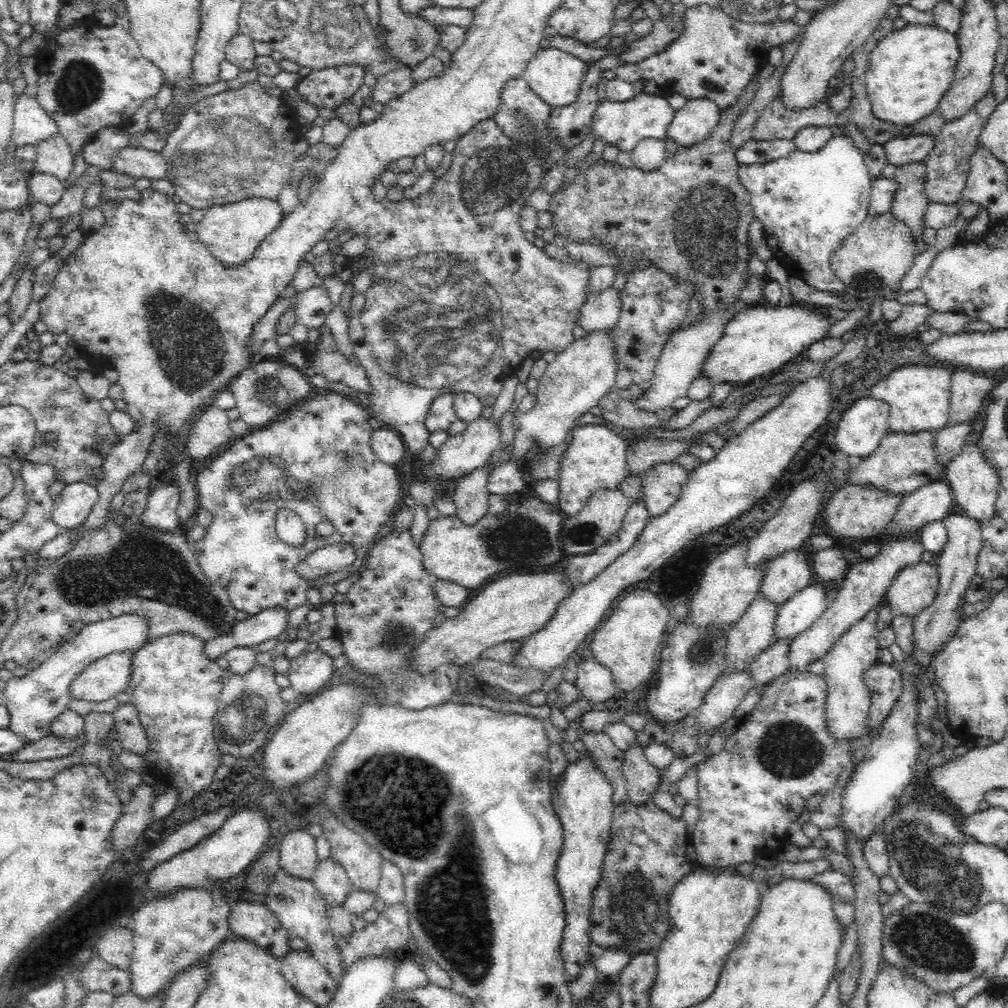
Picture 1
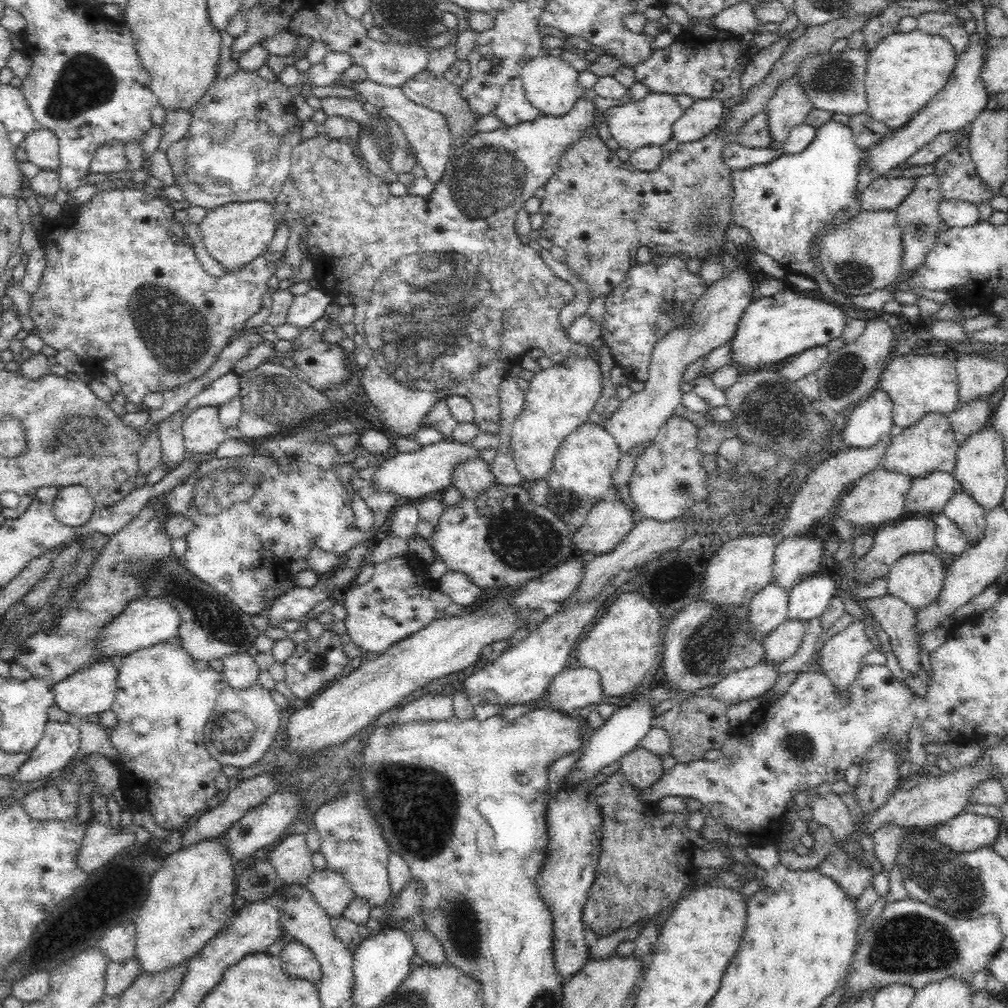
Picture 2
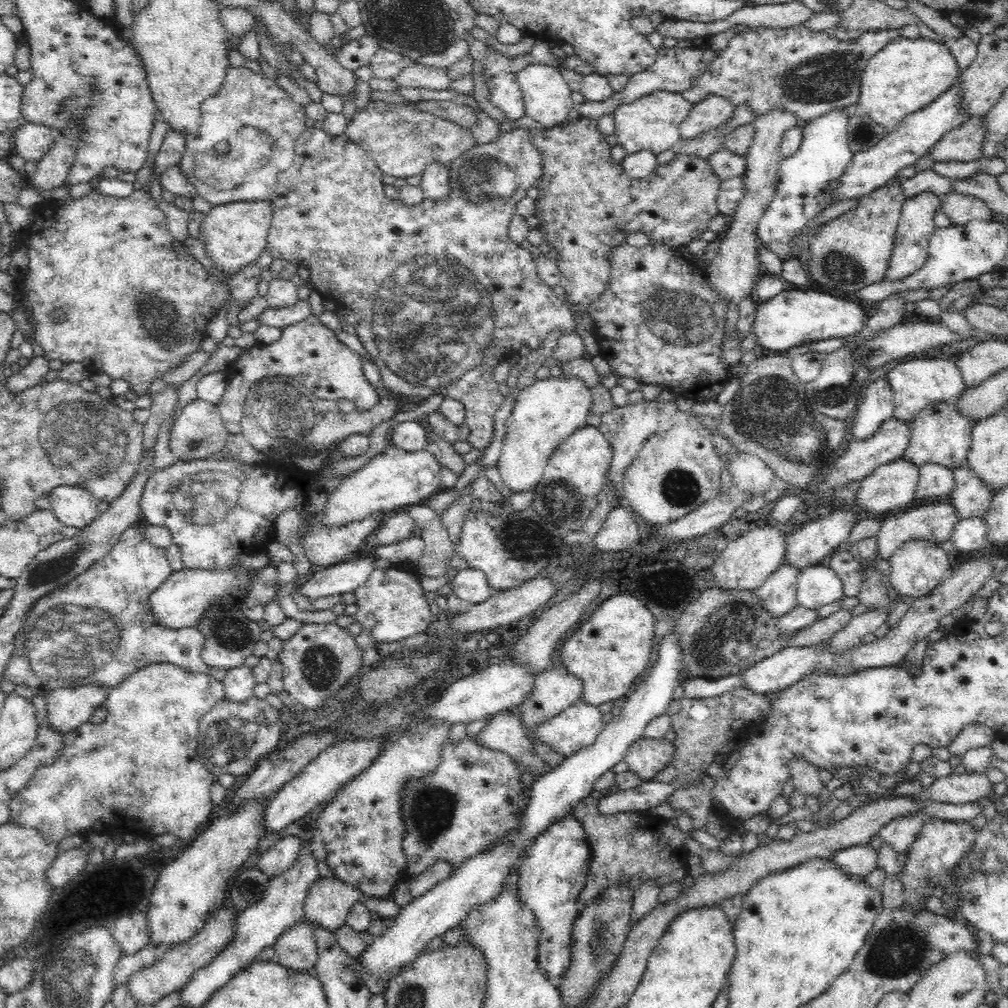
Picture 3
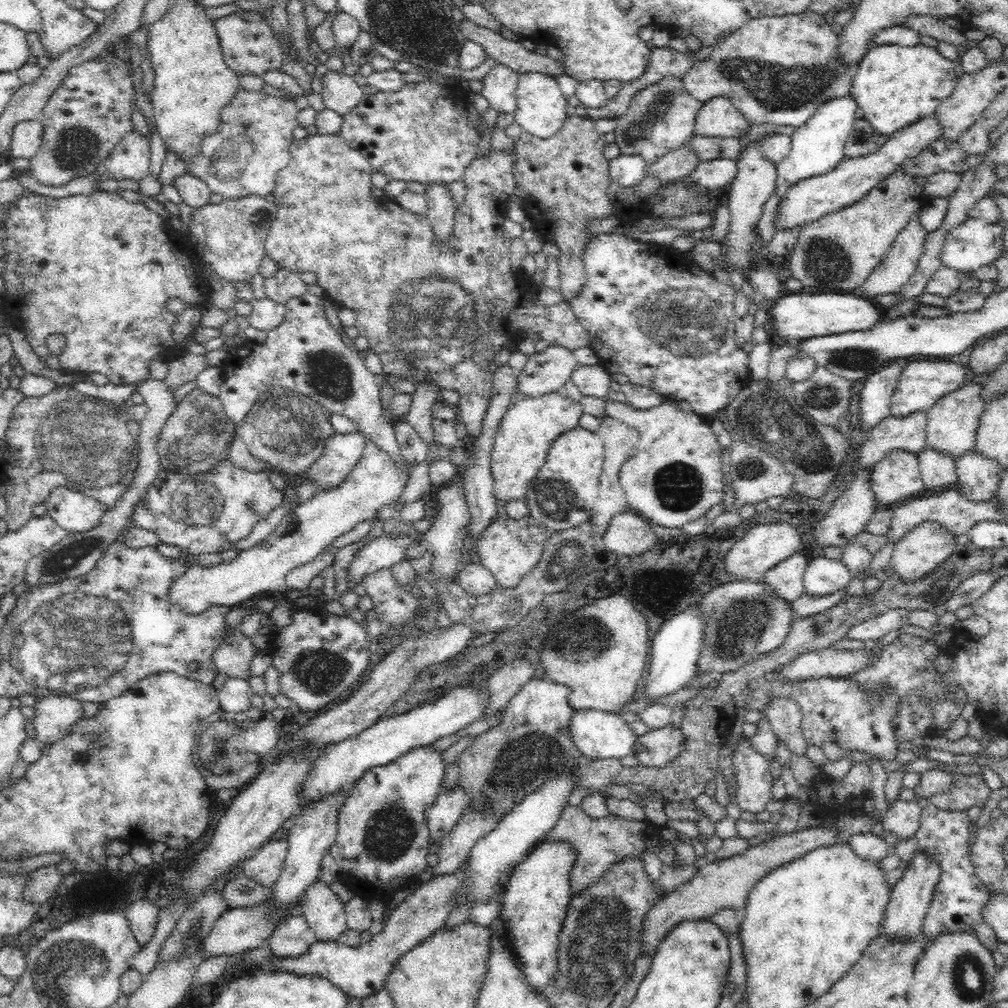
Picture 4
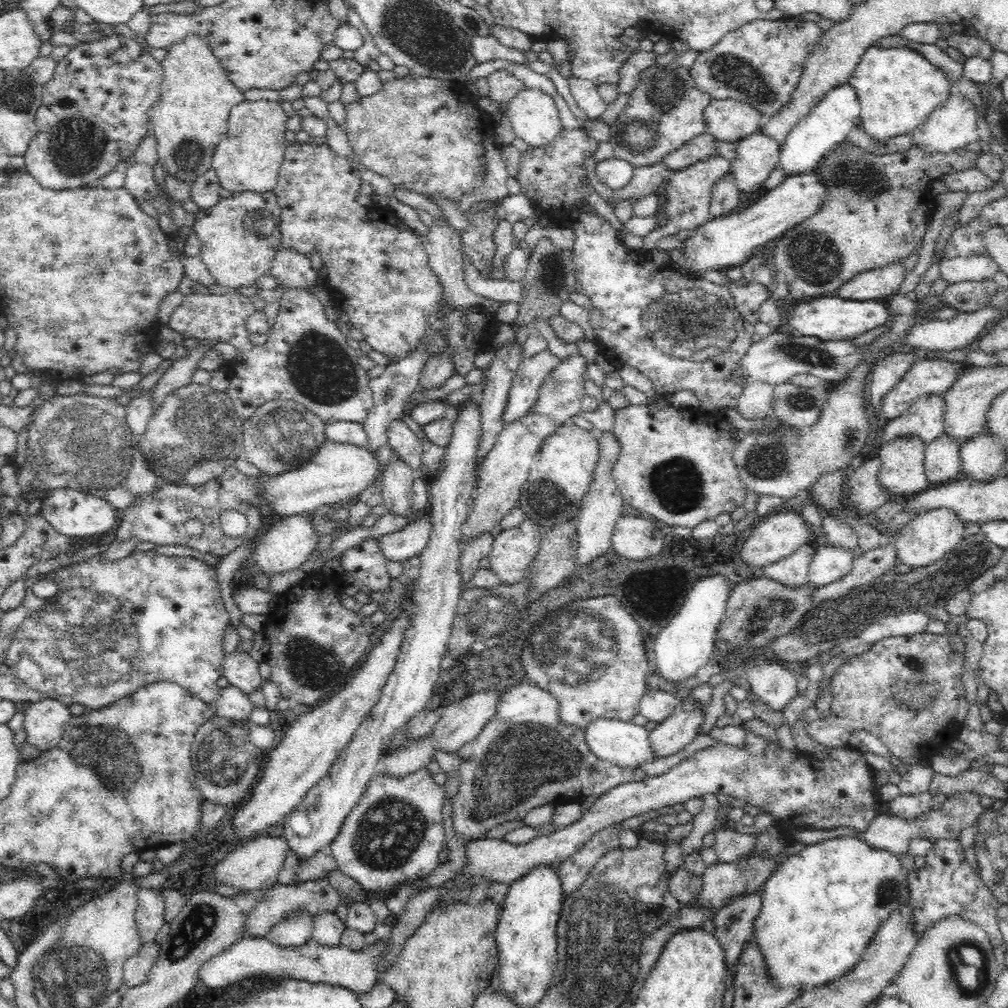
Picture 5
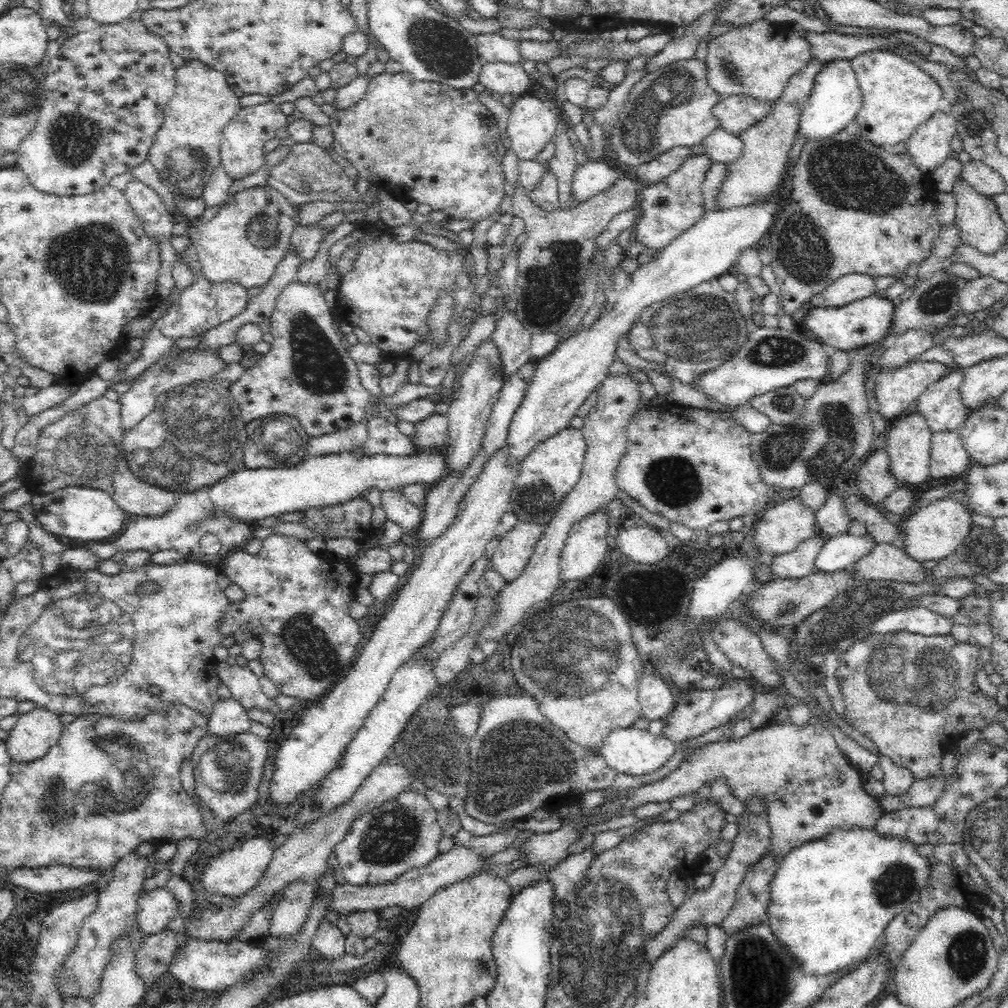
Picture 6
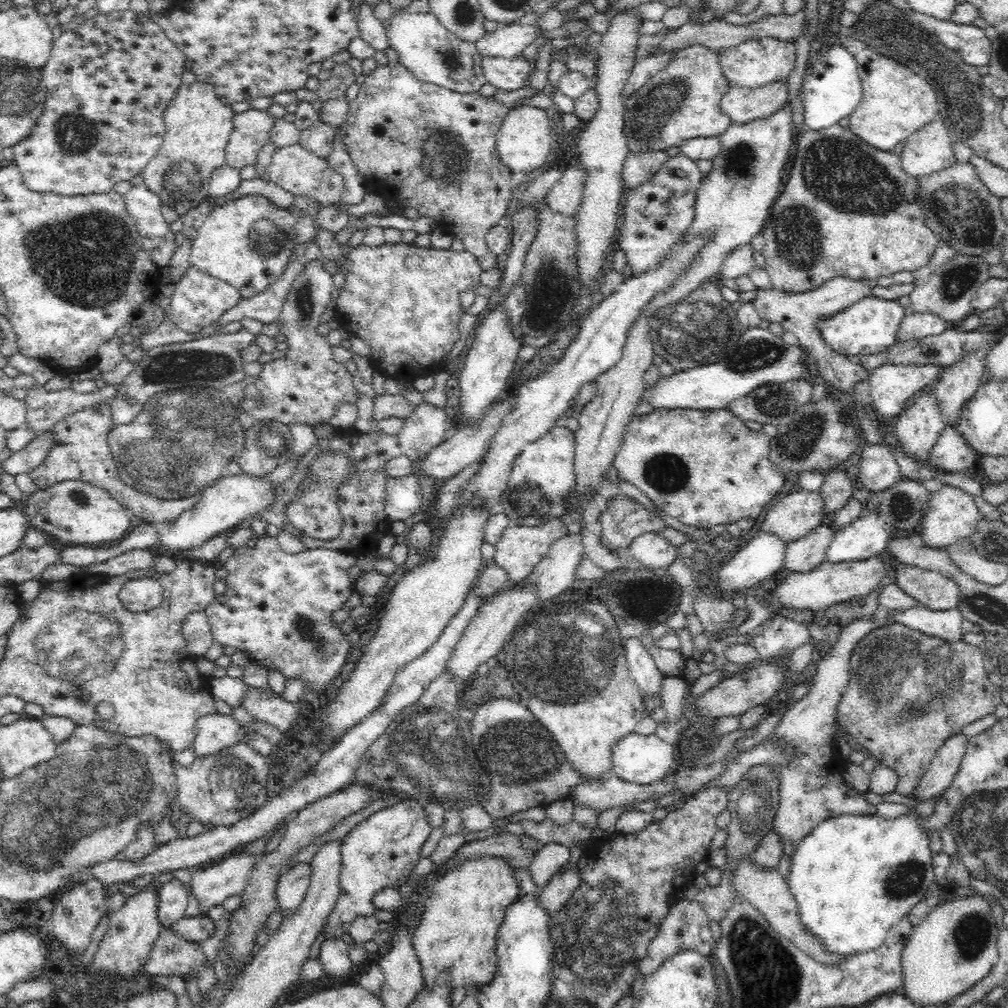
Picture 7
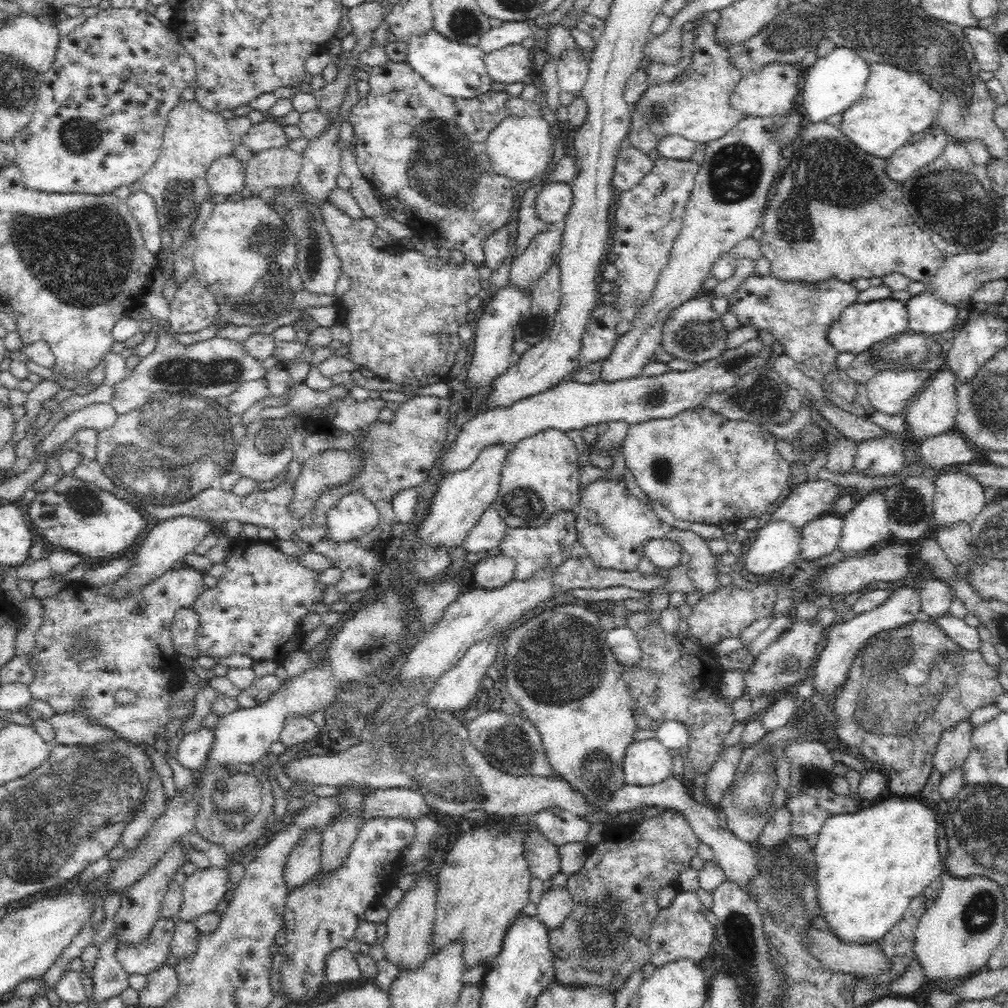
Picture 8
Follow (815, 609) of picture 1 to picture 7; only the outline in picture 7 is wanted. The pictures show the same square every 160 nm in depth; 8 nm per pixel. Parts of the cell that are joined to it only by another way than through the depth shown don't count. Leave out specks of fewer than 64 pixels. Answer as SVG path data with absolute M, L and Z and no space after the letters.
M864 509L863 512L858 514L856 520L852 520L852 522L848 522L842 528L836 530L836 534L826 551L825 560L837 564L853 560L866 560L874 554L885 553L892 530L893 528L880 518L878 512Z

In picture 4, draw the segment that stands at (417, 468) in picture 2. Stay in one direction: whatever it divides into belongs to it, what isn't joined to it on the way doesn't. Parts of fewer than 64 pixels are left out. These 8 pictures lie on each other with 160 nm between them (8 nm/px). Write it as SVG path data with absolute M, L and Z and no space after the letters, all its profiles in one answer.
M366 441L360 462L339 487L319 491L310 500L299 504L264 540L238 552L234 560L221 562L212 568L191 566L170 587L168 597L171 604L184 613L200 614L211 605L236 606L260 592L285 597L291 590L285 578L293 569L312 562L335 538L352 530L359 522L375 518L378 508L398 500L406 480L406 470L398 470L394 460L381 448Z

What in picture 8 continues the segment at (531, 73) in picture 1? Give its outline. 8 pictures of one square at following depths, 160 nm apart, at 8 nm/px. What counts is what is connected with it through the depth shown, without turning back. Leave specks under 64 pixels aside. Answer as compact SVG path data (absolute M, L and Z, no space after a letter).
M513 115L503 118L485 142L492 170L512 179L514 183L528 182L543 174L549 166L553 151L550 130L551 124L542 119L541 115Z

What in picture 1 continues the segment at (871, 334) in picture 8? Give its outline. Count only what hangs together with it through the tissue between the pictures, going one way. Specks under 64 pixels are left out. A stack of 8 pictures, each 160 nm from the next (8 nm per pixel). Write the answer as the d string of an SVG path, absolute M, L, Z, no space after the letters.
M753 304L746 306L743 311L738 311L738 314L727 323L724 335L711 348L710 355L703 363L701 370L704 370L704 376L712 378L714 384L720 384L720 382L748 384L758 376L768 376L774 370L780 371L796 354L806 351L814 342L826 338L833 326L829 322L829 318L826 318L819 310L809 307L798 304L791 306L779 306L779 304L756 306Z

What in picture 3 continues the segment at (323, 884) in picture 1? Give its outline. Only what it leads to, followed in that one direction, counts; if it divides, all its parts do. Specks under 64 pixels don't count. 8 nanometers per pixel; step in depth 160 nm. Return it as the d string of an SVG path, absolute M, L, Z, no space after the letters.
M320 878L308 889L303 919L335 933L345 926L352 905L360 896L360 890L338 878Z

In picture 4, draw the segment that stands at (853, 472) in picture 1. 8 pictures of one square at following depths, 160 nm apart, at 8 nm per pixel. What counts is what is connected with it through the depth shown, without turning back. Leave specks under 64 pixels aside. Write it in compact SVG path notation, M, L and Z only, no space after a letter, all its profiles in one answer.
M970 377L953 393L943 396L927 410L927 444L939 453L955 459L975 448L976 434L980 425L986 402L981 395L981 378Z

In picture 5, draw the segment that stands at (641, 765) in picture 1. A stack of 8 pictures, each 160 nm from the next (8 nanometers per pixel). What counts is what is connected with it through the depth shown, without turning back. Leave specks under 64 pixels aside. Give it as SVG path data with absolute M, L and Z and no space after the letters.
M680 695L674 712L649 732L654 754L658 757L670 756L690 744L700 732L704 720L703 707L704 704L691 696Z

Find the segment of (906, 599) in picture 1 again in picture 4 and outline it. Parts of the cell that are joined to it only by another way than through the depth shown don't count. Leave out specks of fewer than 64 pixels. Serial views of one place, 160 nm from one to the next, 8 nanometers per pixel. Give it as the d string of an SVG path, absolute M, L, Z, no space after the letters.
M931 520L922 522L895 542L890 565L896 571L896 575L902 580L925 578L942 564L946 558L956 552L959 545L956 537L956 534L948 533L942 525L938 525Z

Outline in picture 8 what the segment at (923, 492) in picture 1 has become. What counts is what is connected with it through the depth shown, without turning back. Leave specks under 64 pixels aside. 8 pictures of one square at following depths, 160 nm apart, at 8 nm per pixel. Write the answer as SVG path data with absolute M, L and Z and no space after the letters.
M956 431L938 434L920 441L918 452L922 466L944 469L954 465L967 466L974 463L975 449Z

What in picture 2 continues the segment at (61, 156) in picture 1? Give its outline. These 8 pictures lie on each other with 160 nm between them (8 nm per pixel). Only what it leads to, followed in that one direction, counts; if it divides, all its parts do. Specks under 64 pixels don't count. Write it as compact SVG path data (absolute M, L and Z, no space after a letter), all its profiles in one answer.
M44 127L26 134L22 146L28 155L28 161L36 164L39 170L59 170L59 140Z

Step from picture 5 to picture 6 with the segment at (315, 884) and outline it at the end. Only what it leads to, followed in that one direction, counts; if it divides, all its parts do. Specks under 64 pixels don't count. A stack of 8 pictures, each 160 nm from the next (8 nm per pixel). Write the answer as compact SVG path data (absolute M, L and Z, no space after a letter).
M454 845L453 848L443 854L433 857L429 865L416 867L408 870L399 876L394 882L378 885L375 887L355 887L346 882L344 885L337 884L331 894L332 904L330 909L336 912L353 913L354 911L378 911L379 909L398 906L403 910L414 910L419 908L431 895L440 890L442 886L470 877L481 870L484 870L485 864L492 862L492 856L483 858L483 856L474 853L474 850Z

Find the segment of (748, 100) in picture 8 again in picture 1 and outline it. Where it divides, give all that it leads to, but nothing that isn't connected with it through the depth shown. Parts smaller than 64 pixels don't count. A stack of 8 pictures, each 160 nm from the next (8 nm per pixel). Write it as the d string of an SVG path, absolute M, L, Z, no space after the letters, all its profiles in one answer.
M694 99L676 111L667 128L667 137L683 147L697 145L713 132L721 117L721 108L707 99Z

